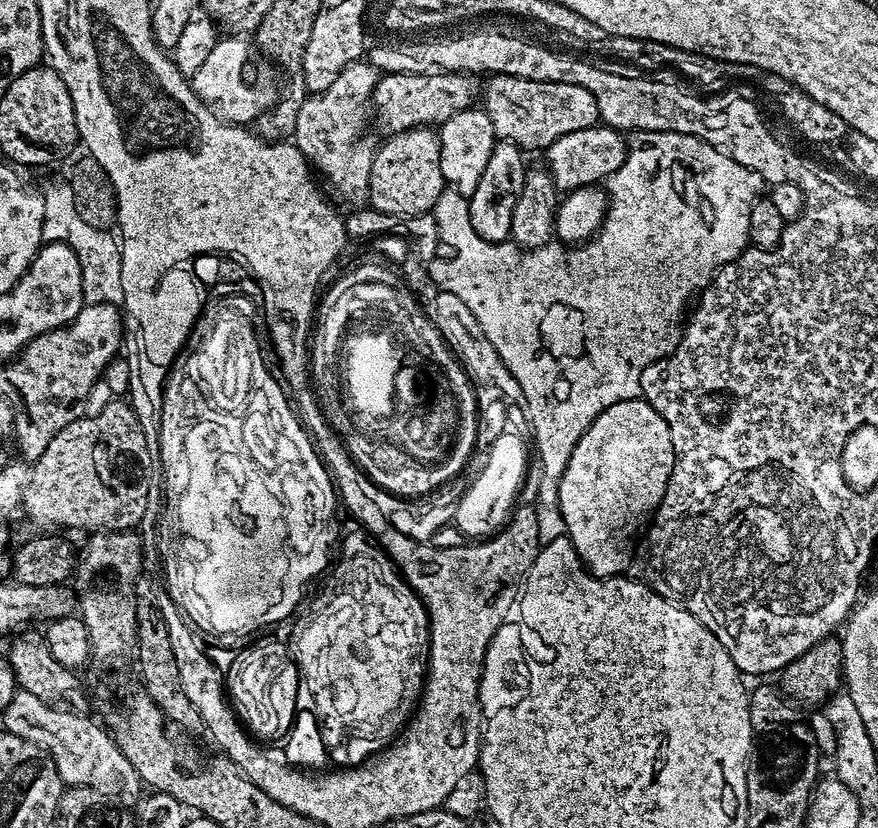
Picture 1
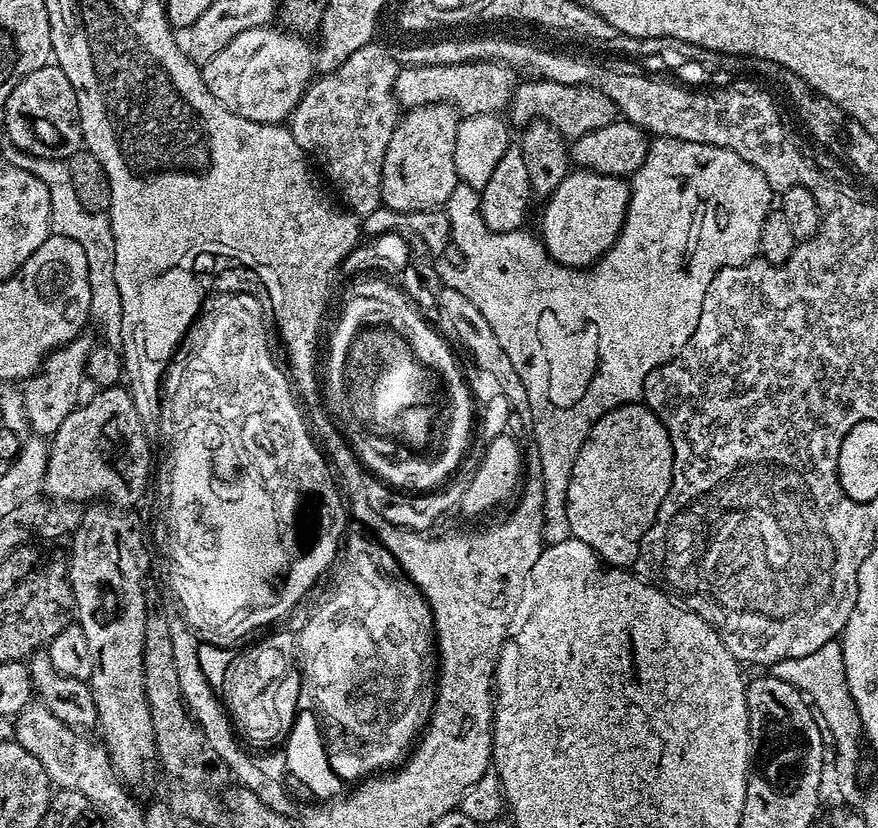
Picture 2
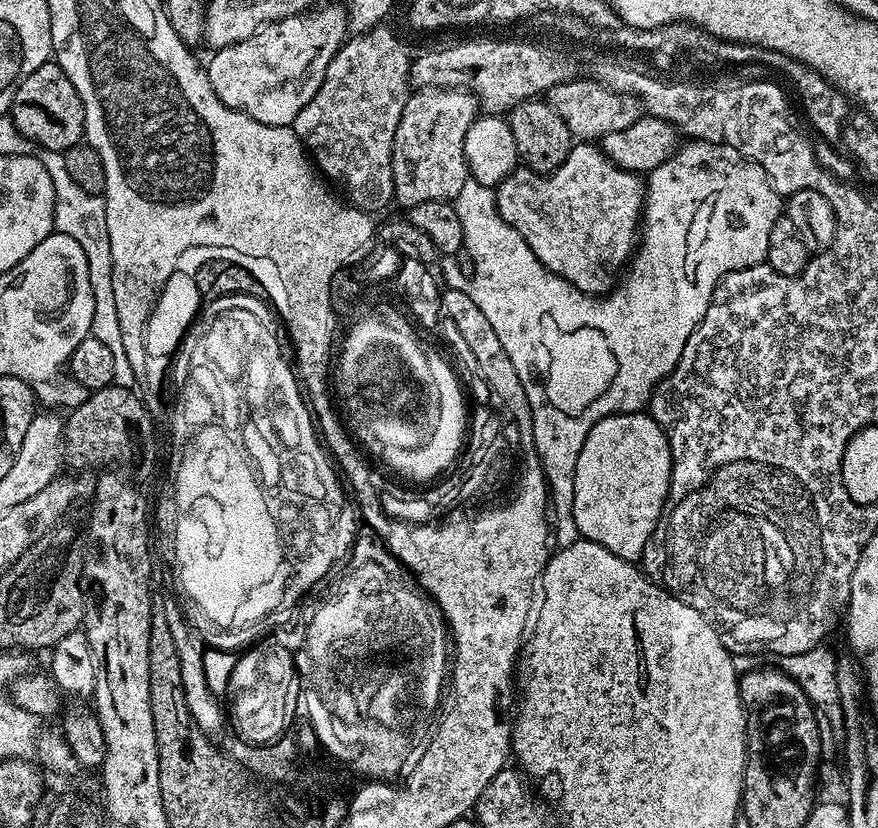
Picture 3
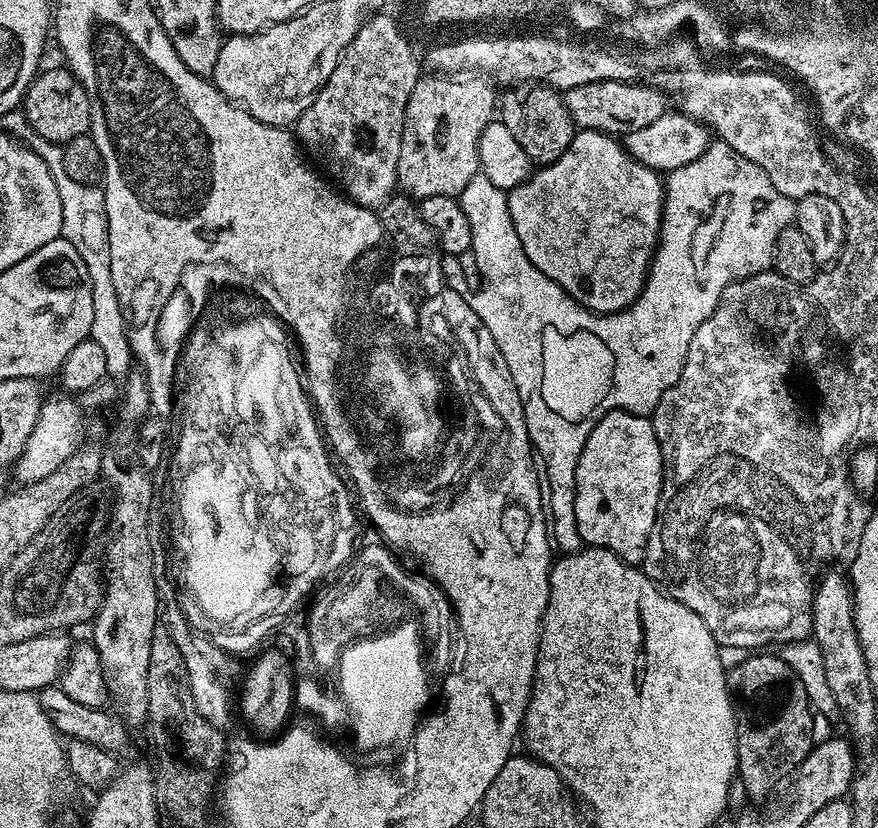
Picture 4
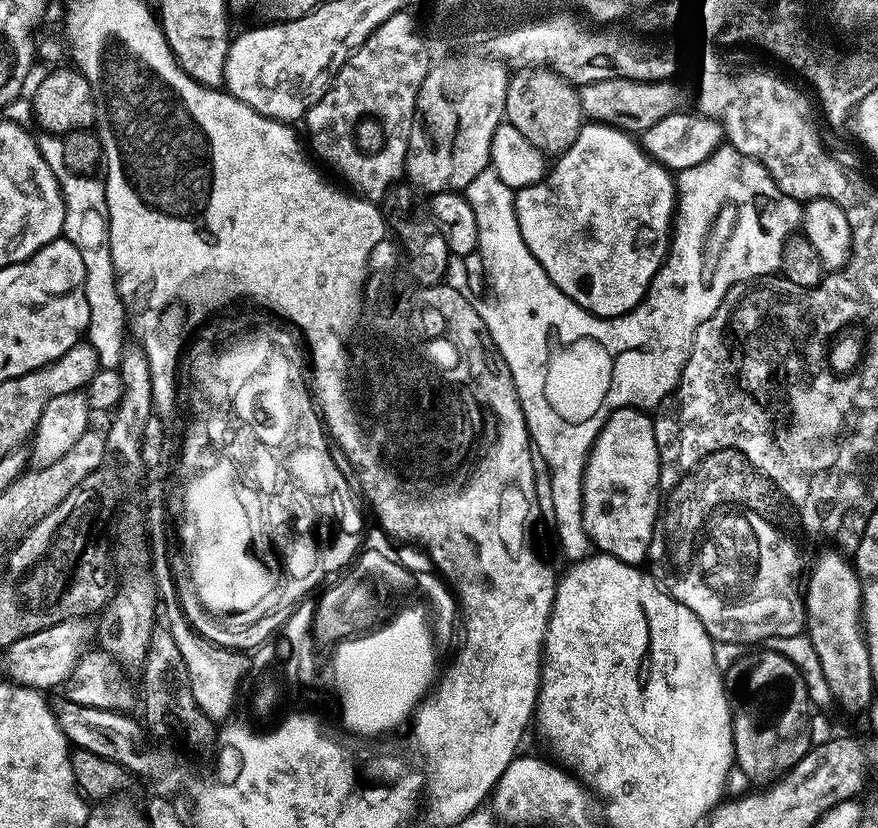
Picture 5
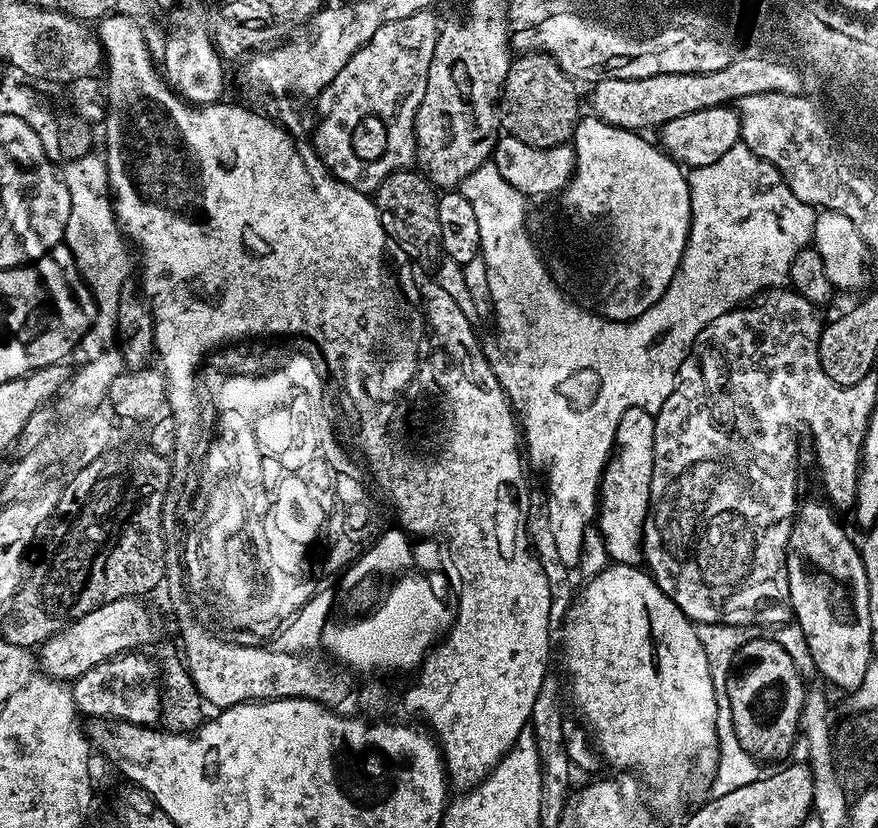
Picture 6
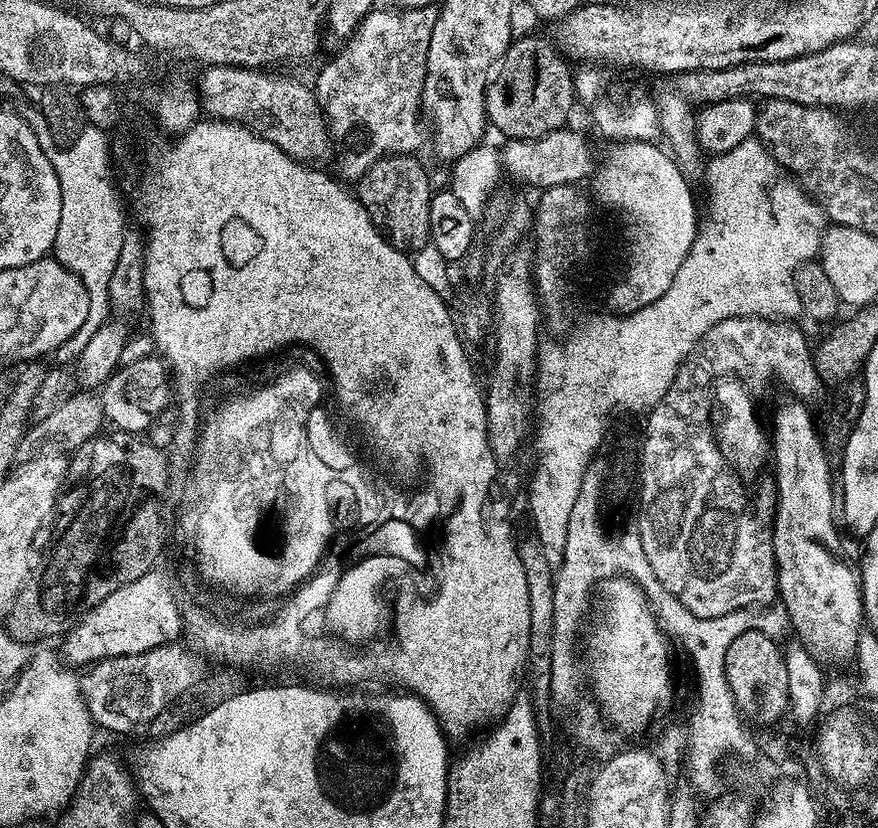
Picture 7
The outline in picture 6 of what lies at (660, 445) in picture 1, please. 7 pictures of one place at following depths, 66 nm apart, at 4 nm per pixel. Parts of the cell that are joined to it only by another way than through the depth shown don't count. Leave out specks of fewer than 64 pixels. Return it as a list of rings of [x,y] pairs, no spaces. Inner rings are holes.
[[[631,408],[622,414],[616,427],[616,447],[604,467],[600,478],[600,494],[595,523],[599,526],[599,539],[609,561],[617,564],[645,563],[644,524],[651,508],[650,490],[654,474],[654,438],[656,418],[641,408]]]

